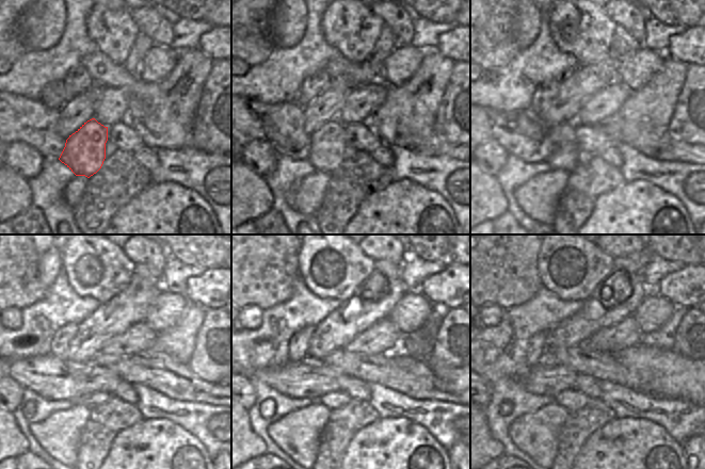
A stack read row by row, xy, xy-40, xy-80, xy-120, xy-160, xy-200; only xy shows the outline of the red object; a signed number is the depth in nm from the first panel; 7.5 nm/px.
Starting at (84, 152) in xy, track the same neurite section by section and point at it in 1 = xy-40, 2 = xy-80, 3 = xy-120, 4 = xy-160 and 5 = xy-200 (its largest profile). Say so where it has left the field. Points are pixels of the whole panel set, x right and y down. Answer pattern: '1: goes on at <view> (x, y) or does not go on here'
1: goes on at xy-40 (327, 143)
2: goes on at xy-80 (565, 149)
3: goes on at xy-120 (74, 366)
4: goes on at xy-160 (307, 360)
5: goes on at xy-200 (547, 359)

